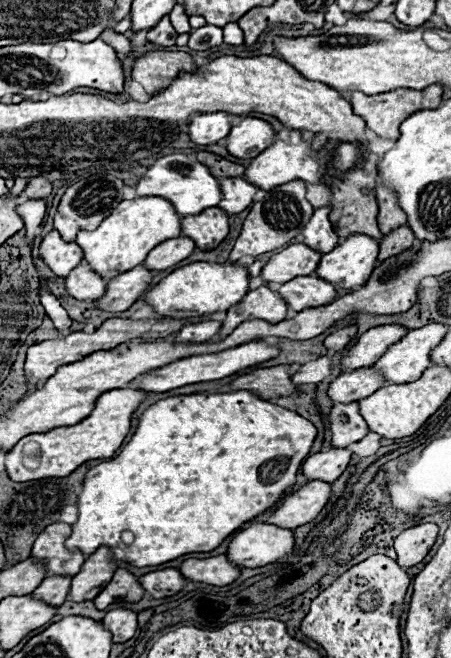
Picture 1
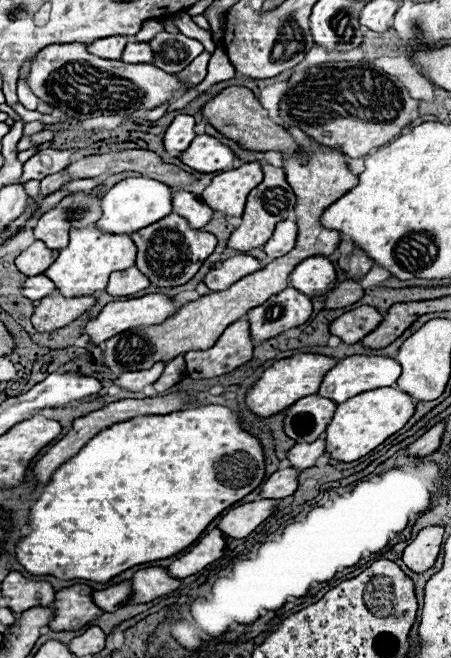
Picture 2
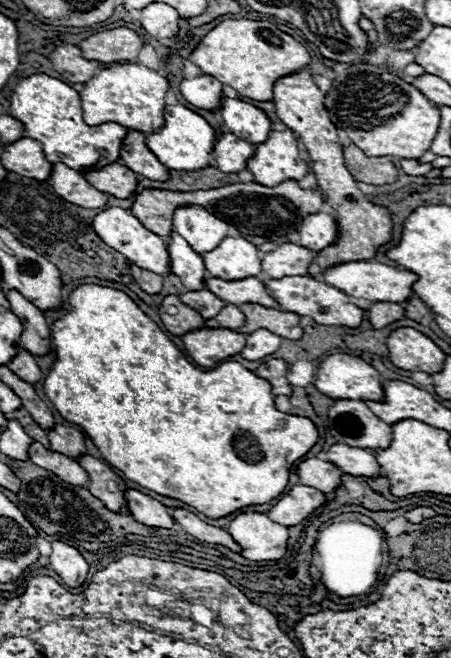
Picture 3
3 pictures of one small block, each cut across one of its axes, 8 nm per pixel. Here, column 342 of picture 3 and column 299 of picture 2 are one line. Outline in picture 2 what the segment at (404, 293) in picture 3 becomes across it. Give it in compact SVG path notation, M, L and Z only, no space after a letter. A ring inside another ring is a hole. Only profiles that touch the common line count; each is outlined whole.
M312 256L292 270L290 286L308 298L324 296L336 286L336 270L326 256Z

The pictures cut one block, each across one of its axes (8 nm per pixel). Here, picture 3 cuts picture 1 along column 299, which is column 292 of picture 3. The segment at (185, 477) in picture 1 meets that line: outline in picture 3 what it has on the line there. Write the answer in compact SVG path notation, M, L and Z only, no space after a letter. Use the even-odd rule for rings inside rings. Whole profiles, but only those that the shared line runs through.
M84 284L78 286L76 290L70 292L70 310L64 314L64 318L56 320L52 324L52 336L54 336L54 348L56 348L56 362L50 370L50 374L44 378L44 392L46 398L54 404L54 408L60 412L60 416L72 424L78 424L84 434L96 444L96 448L102 452L102 460L108 462L110 466L118 468L124 472L124 476L148 490L154 490L162 496L182 500L184 504L196 508L208 518L224 518L244 506L256 506L256 504L266 504L278 496L282 496L288 488L288 476L290 470L304 460L304 456L312 450L312 446L320 440L318 426L304 416L294 416L276 410L274 406L274 394L272 386L268 380L256 376L248 368L244 368L240 362L222 362L214 370L198 370L194 368L186 356L180 352L180 348L160 330L158 324L154 324L140 308L136 302L130 300L120 290L112 288L102 288L96 284Z

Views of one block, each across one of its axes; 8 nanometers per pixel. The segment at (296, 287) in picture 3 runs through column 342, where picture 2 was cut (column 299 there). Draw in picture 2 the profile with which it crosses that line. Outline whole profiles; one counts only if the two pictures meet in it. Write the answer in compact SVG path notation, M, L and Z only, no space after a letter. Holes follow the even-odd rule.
M284 288L276 296L268 298L262 306L252 308L244 318L250 324L252 342L264 342L278 334L302 326L312 314L312 302L308 296L294 288Z

